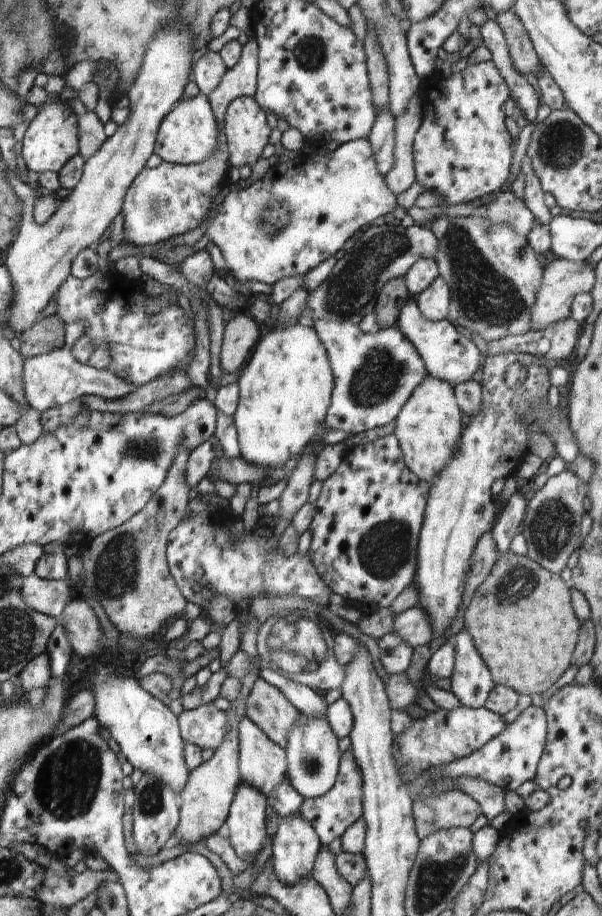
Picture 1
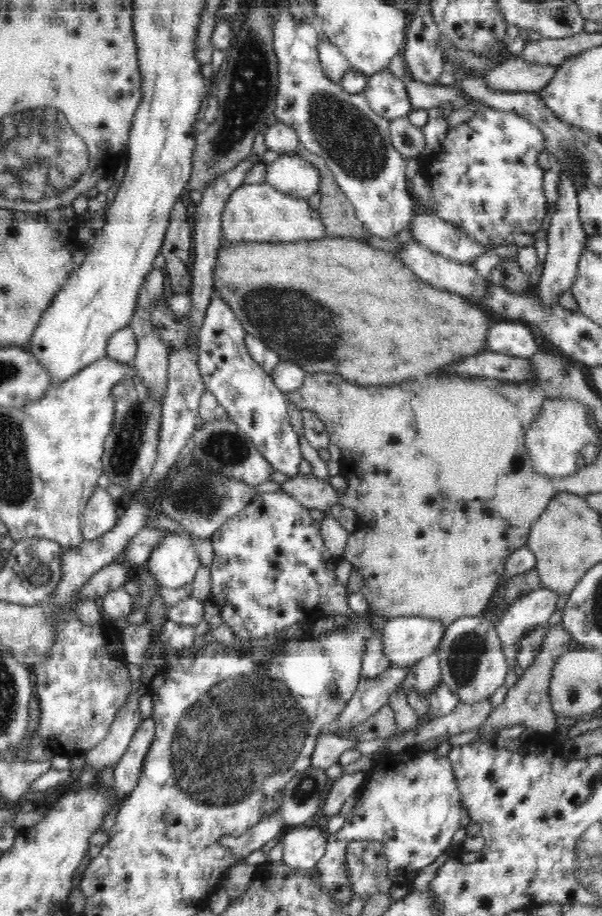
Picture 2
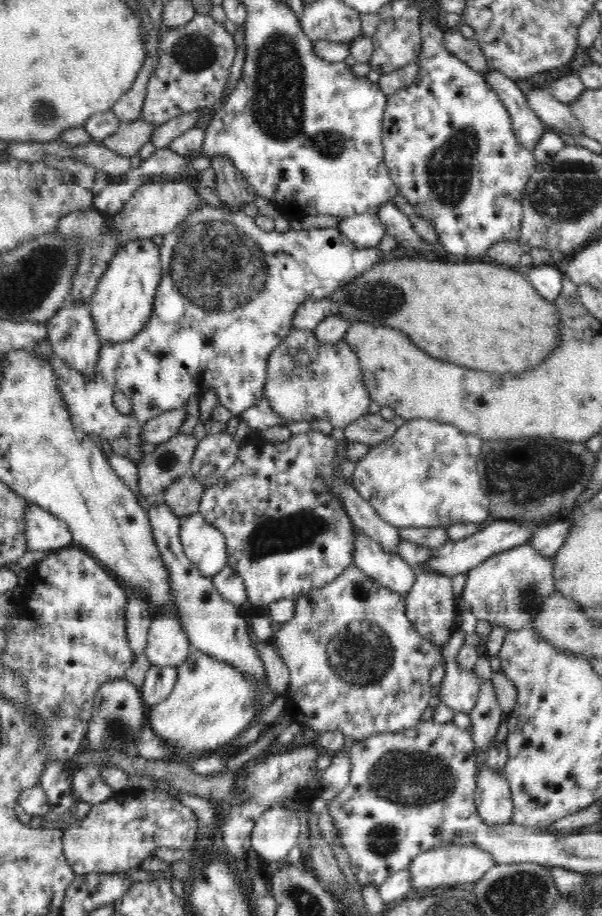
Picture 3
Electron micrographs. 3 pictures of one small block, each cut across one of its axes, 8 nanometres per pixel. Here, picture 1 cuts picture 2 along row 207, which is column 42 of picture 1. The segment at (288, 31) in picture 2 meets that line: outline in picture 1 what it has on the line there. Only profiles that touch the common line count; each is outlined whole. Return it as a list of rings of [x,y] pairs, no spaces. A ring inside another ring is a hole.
[[[63,347],[46,352],[46,354],[38,354],[34,358],[28,358],[25,364],[24,378],[25,396],[28,404],[42,413],[88,394],[94,394],[100,398],[106,398],[106,400],[120,400],[120,398],[138,390],[138,386],[122,380],[110,369],[97,369],[88,364],[82,364],[71,350]]]

